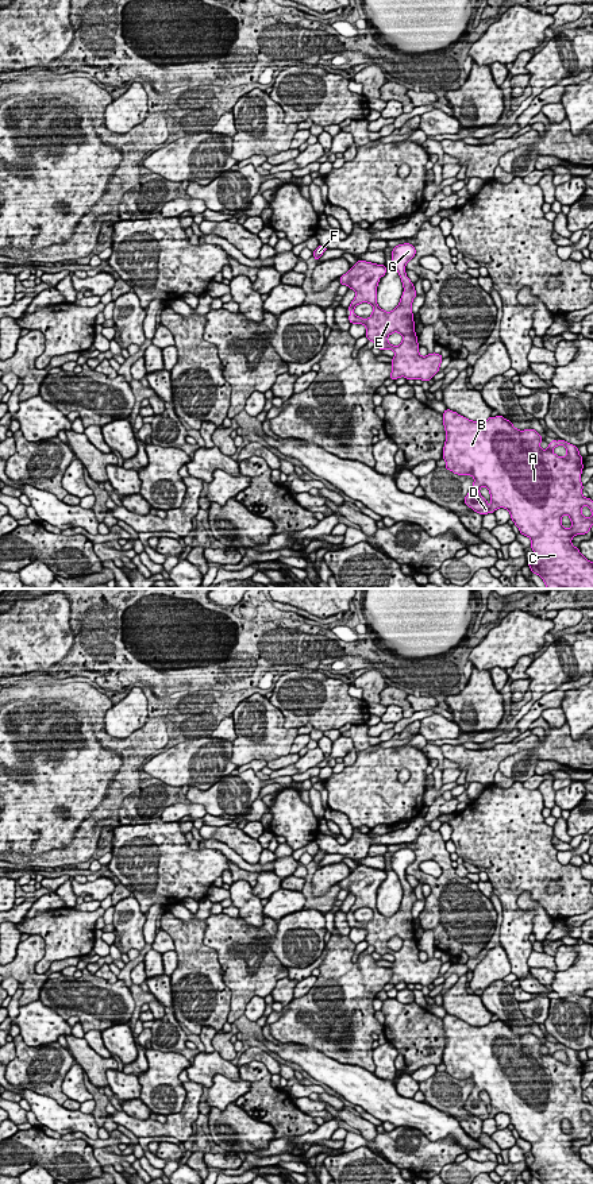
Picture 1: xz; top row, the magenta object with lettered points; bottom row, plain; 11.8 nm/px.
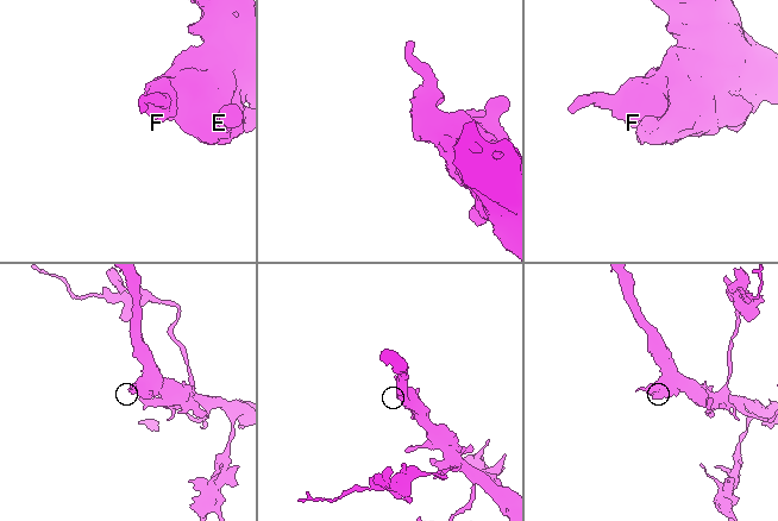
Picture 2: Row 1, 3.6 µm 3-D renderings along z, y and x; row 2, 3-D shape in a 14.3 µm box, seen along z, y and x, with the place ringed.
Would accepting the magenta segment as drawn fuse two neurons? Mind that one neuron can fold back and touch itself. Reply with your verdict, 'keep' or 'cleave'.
keep

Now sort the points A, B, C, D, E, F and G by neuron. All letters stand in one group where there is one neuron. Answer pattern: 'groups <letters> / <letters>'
groups A B C D E F G

